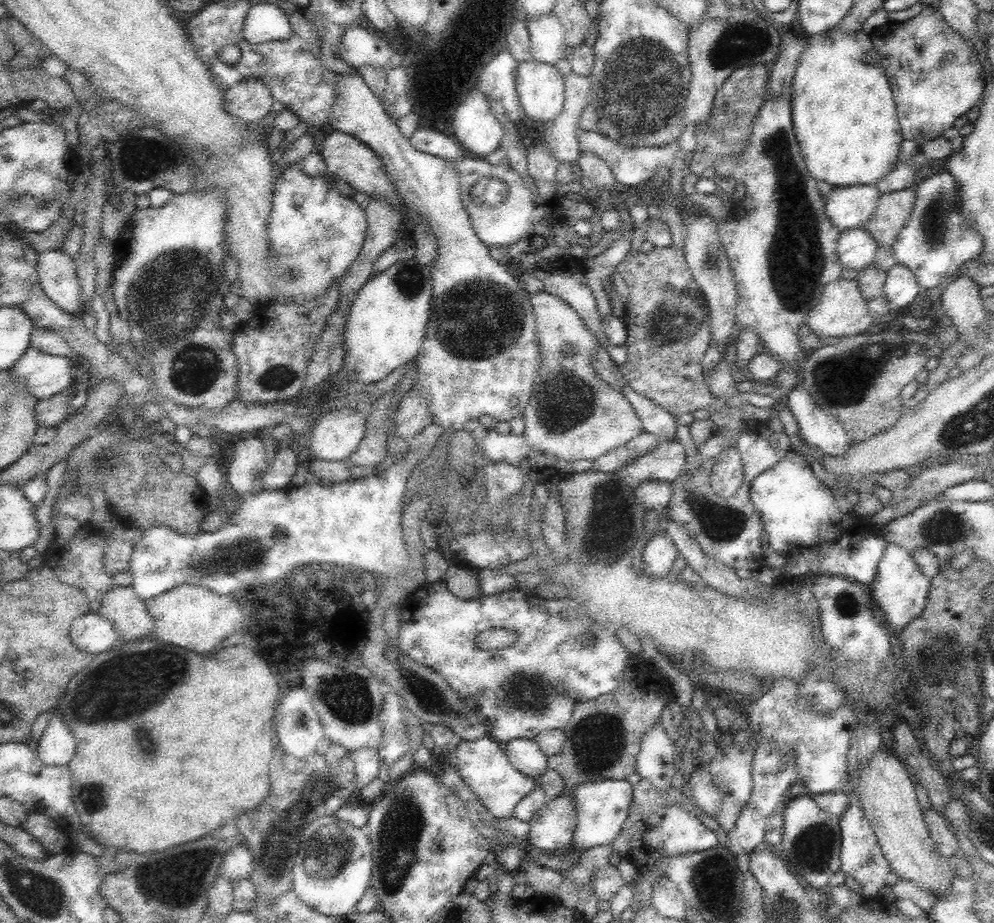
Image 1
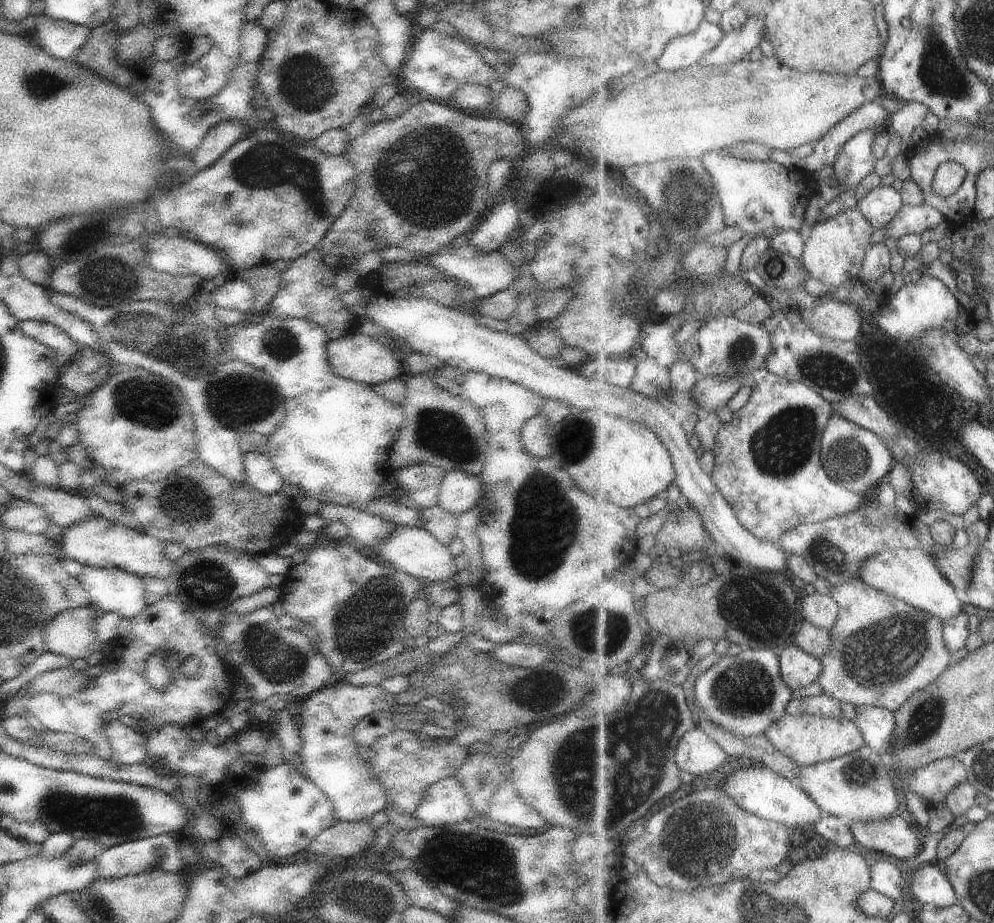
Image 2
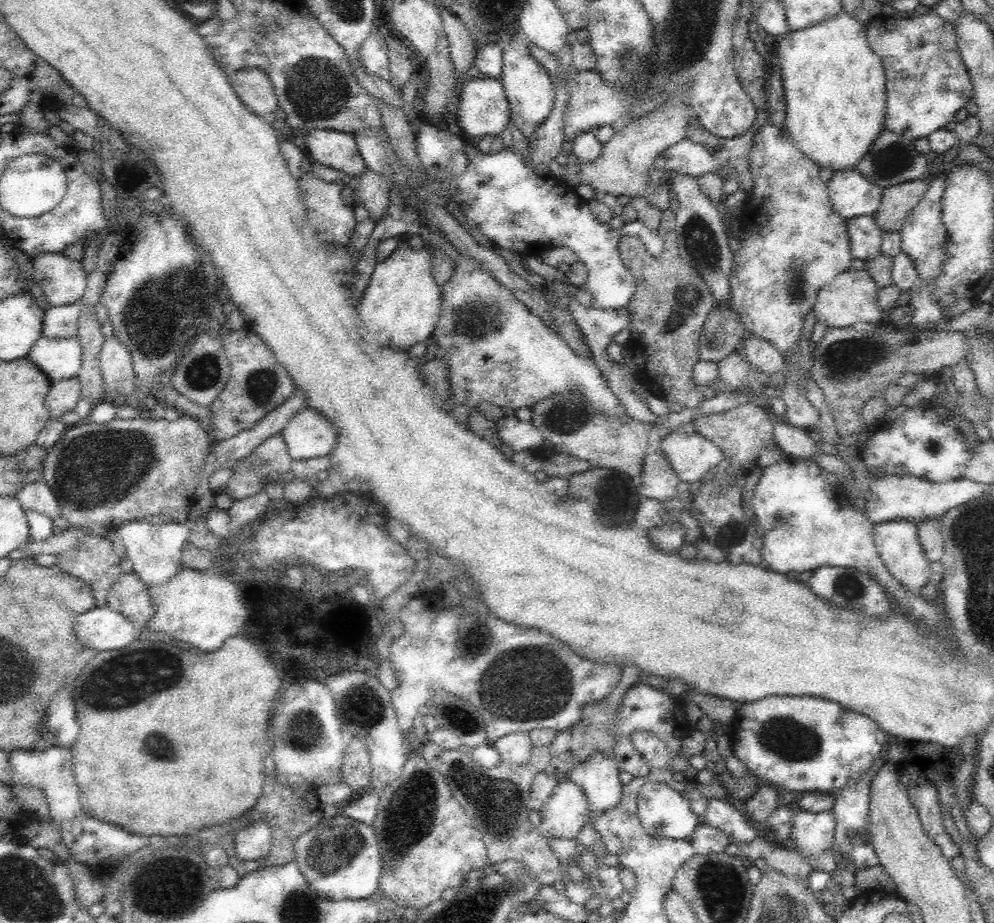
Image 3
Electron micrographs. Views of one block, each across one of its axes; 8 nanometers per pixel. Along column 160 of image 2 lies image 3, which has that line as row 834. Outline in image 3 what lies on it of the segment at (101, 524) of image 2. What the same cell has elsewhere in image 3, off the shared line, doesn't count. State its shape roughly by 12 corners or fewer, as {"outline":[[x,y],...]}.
{"outline":[[557,783],[540,809],[546,838],[577,839],[589,822],[584,791]]}

